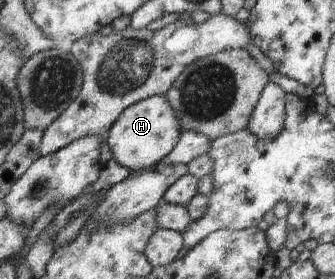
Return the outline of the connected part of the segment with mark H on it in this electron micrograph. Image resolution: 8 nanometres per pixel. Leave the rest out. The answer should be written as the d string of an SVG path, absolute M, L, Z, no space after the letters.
M154 95L123 110L106 139L114 160L126 169L137 171L162 161L172 152L183 131L167 98L164 98L164 95Z

